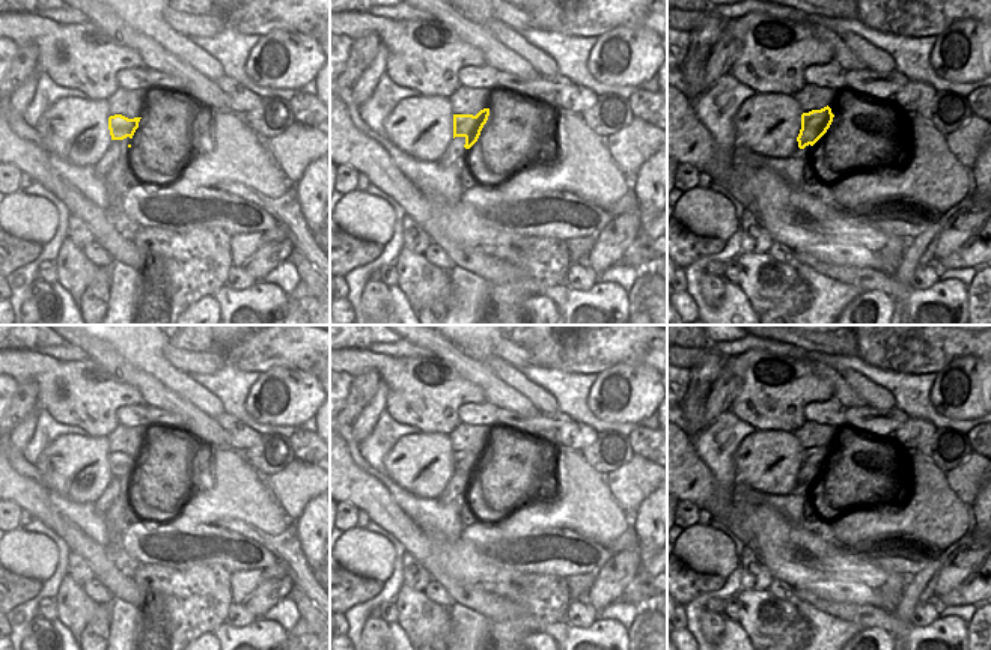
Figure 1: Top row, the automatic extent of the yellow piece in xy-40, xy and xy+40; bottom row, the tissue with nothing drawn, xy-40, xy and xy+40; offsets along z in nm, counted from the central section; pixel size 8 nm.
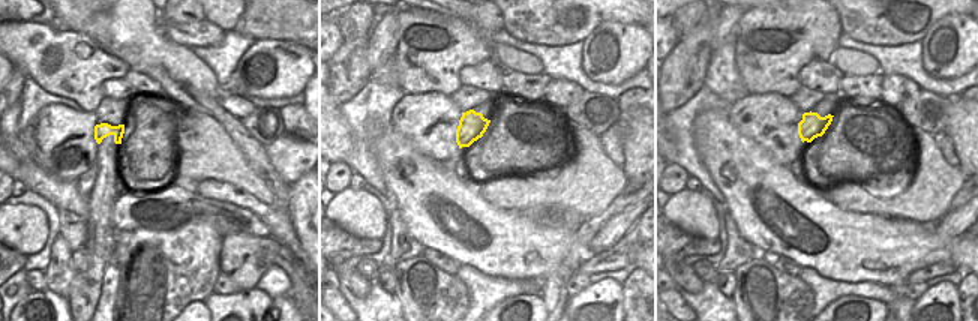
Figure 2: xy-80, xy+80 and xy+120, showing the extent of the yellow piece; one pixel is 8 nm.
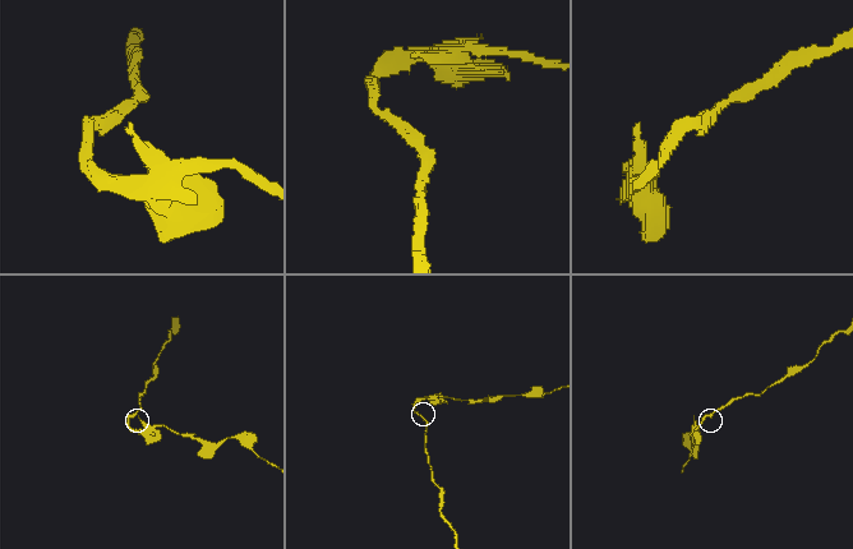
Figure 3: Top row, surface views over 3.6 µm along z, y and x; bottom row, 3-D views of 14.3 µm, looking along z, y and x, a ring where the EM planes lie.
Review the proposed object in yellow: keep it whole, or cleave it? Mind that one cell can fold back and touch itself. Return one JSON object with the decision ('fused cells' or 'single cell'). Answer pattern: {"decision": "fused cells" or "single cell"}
{"decision": "fused cells"}

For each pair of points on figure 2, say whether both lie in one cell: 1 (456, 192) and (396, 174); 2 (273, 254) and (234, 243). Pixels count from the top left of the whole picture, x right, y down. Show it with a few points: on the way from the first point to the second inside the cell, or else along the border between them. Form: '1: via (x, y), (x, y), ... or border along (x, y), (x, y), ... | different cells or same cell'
1: via (441, 192), (426, 192), (411, 179) | same cell
2: via (264, 245), (243, 245) | same cell

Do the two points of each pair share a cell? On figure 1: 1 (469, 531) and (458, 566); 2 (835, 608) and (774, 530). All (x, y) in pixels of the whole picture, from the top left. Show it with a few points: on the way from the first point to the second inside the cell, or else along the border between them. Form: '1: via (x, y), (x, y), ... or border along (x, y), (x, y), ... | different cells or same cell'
1: border along (460, 536), (496, 560) | different cells
2: border along (795, 589), (809, 589), (830, 601), (863, 604) | different cells

